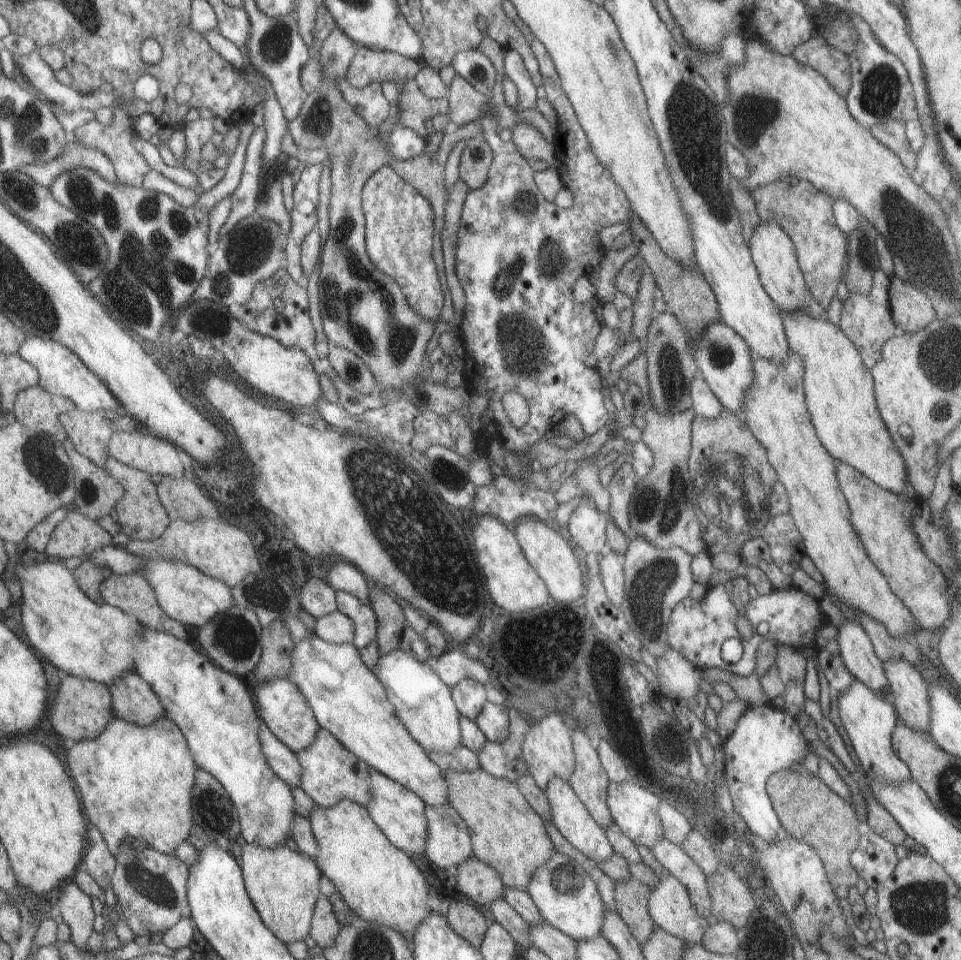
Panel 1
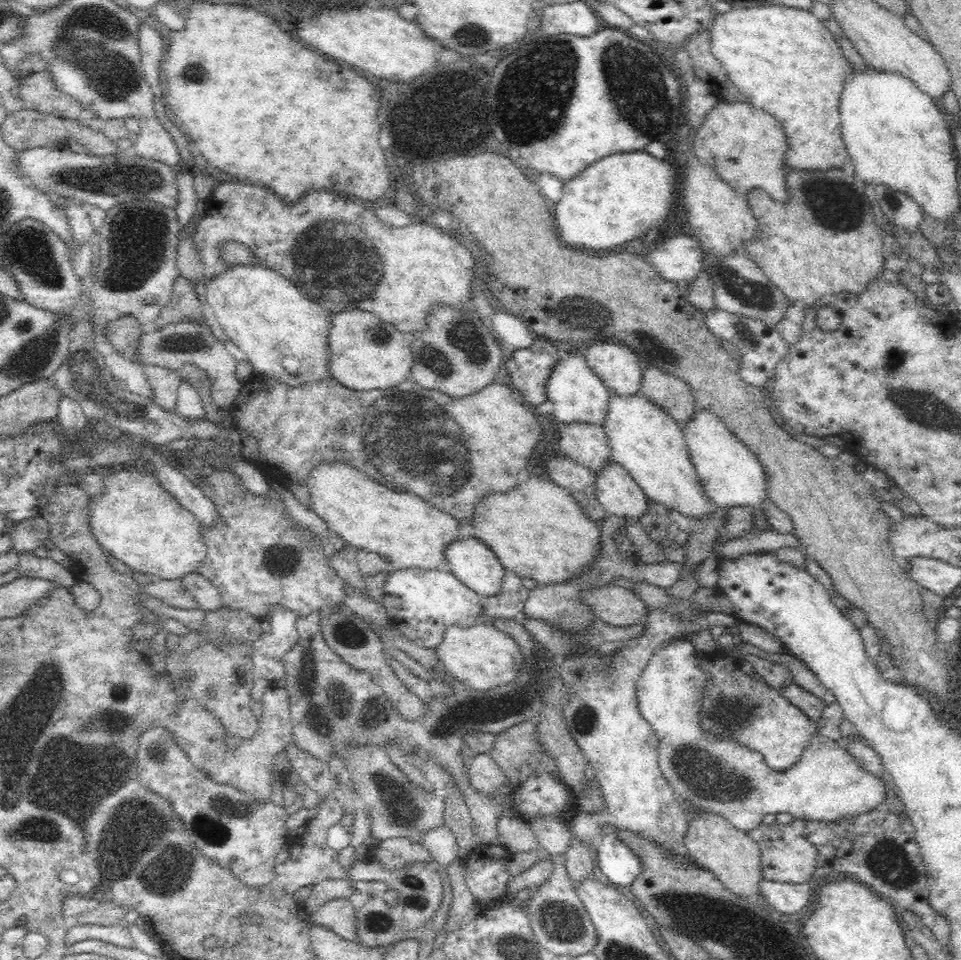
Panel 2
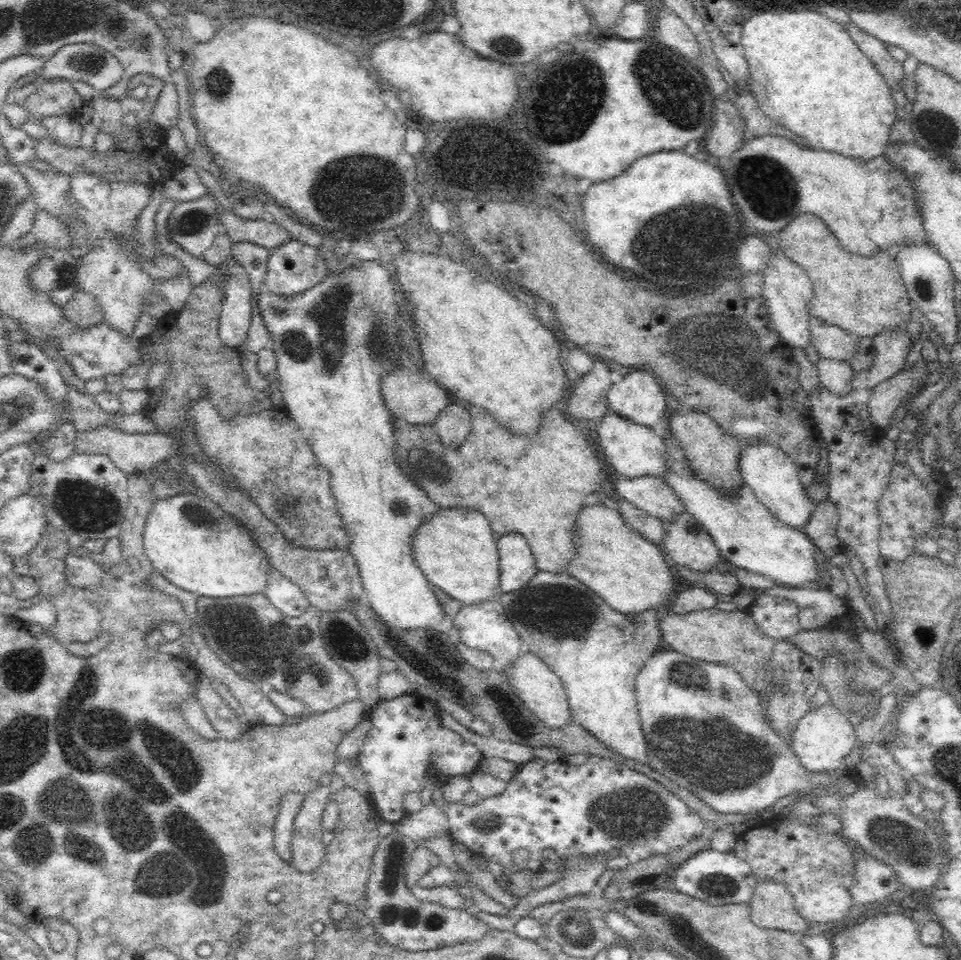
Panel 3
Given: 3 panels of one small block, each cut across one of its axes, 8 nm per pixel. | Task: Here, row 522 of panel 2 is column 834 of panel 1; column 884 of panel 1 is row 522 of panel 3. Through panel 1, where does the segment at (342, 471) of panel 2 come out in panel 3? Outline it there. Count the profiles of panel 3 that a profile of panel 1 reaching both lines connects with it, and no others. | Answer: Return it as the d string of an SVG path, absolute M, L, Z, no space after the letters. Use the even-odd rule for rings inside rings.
M440 508L436 514L430 514L428 520L424 520L414 534L410 536L410 556L416 562L416 566L422 570L424 578L428 578L428 584L434 588L440 588L442 592L462 600L462 602L484 602L492 598L500 598L502 592L498 588L500 584L500 558L496 548L496 536L492 536L490 524L482 512L472 512L466 508Z

